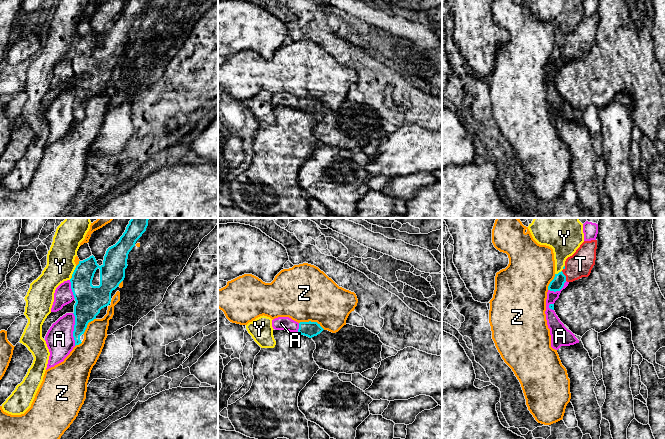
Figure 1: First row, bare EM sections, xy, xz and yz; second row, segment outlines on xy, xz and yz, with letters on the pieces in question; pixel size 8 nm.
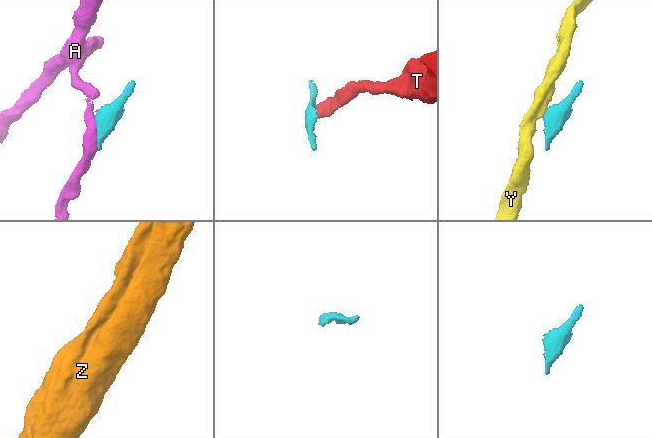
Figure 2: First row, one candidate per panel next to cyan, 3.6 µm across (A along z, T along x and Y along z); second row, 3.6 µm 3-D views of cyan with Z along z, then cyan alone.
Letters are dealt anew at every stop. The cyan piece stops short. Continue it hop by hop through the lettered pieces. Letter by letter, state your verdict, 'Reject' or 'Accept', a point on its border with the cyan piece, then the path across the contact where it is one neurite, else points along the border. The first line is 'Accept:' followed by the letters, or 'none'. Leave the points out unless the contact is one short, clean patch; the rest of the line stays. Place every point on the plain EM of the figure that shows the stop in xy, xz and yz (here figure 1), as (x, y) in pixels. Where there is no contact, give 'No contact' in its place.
Accept: T
A: Reject. Touches cyan at xy (74, 105). Boundary: xy (72, 89), (74, 92), (73, 115), (75, 121)
T: Accept. Touches cyan at yz (565, 52). Path across: yz (557, 59), (565, 52), (580, 40)
Y: Reject. Touches cyan at xy (74, 47). Boundary: xy (76, 42), (71, 51)
Z: Reject. Touches cyan at xz (312, 98)

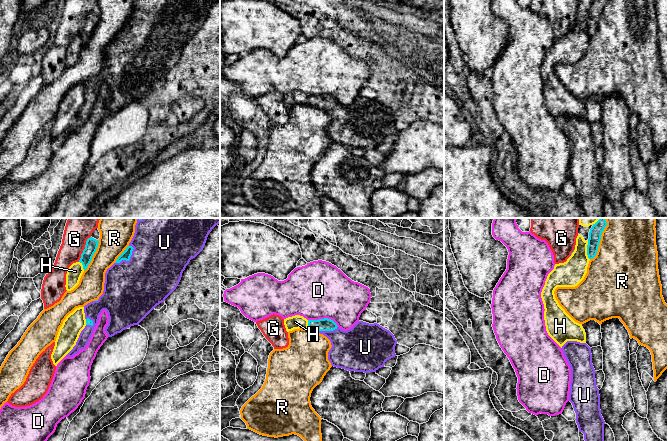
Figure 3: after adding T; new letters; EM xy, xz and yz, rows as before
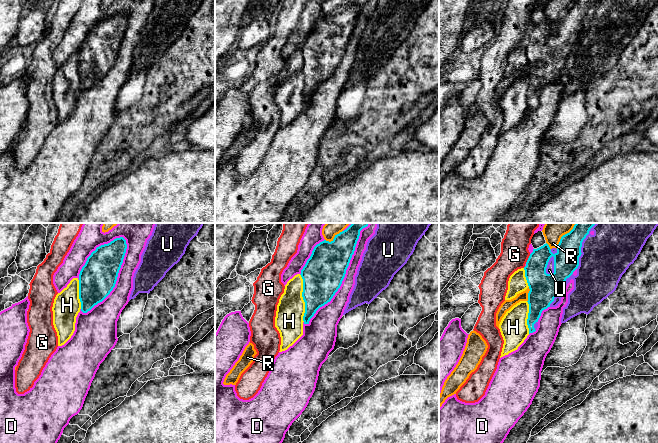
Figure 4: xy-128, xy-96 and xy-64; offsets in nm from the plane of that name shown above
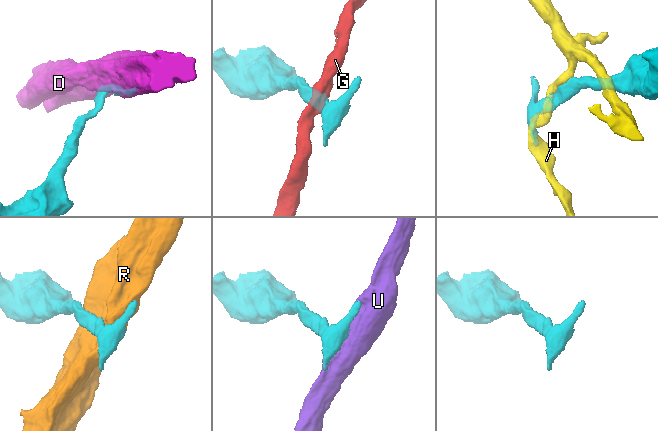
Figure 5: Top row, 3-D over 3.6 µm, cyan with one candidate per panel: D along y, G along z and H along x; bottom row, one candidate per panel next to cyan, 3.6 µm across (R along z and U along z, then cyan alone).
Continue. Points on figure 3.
Accept: U
D: Reject. Touches cyan at xz (323, 95)
G: Reject. Touches cyan at xy (84, 25). Boundary: xy (90, 12), (78, 37)
H: Reject. Touches cyan at yz (587, 26)
R: Reject. Touches cyan at yz (599, 18)
U: Accept. Touches cyan at xy (127, 36)

